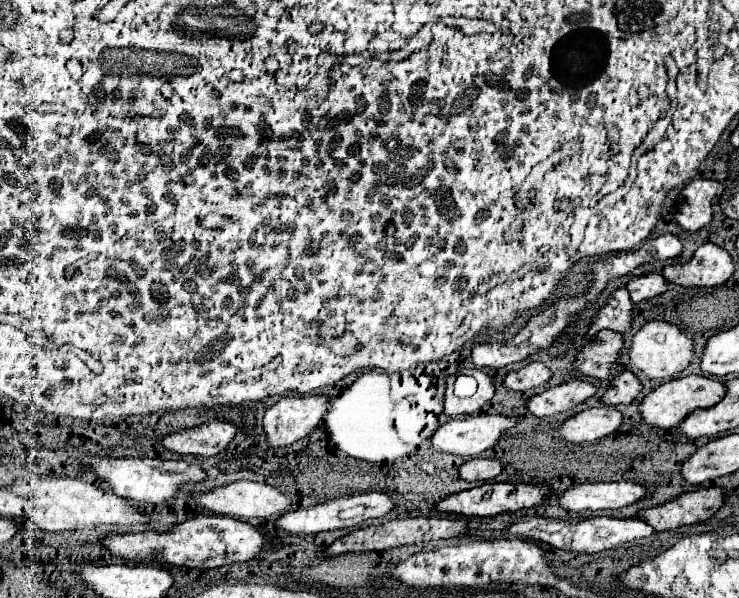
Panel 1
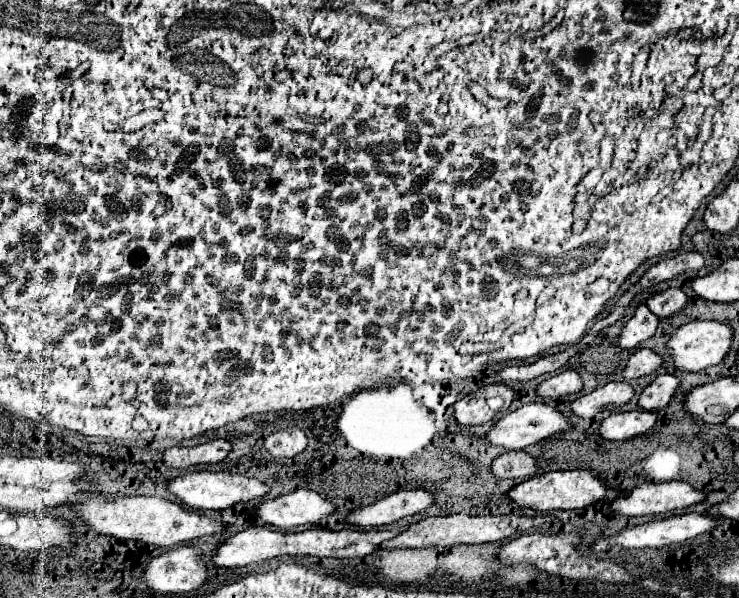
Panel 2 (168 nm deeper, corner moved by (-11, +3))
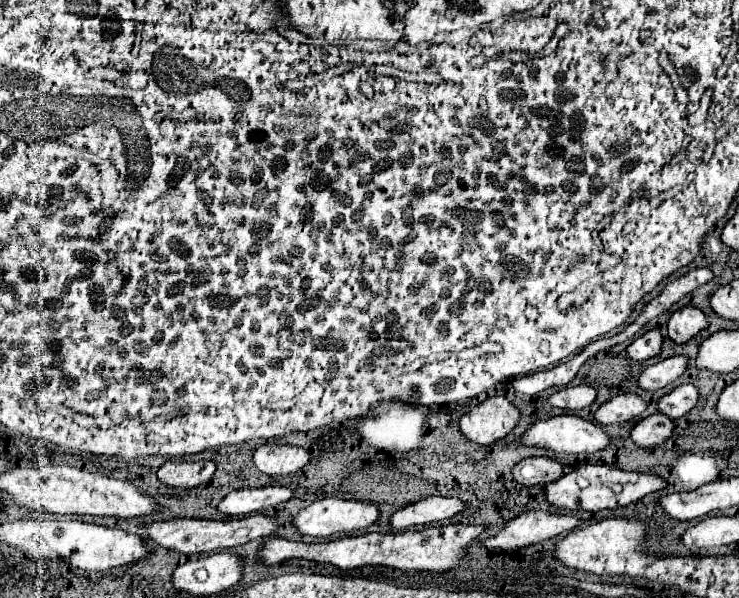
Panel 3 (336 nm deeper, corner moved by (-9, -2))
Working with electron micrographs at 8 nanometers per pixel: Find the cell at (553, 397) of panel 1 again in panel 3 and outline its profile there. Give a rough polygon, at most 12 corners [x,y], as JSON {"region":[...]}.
{"region":[[634,393],[606,401],[594,419],[626,423],[642,415],[646,401]]}

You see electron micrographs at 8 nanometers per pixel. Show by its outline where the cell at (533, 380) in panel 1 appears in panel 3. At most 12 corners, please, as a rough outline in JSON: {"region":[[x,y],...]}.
{"region":[[590,385],[564,387],[550,397],[550,405],[580,411],[596,399]]}

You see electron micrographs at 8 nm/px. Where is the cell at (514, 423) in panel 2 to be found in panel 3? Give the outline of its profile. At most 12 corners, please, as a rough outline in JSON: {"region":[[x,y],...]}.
{"region":[[576,415],[536,421],[524,445],[596,453],[612,437]]}

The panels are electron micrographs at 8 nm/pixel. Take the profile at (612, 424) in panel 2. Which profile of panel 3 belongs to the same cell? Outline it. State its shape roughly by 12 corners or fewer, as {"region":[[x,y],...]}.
{"region":[[654,413],[636,423],[630,437],[658,447],[674,433],[674,421]]}

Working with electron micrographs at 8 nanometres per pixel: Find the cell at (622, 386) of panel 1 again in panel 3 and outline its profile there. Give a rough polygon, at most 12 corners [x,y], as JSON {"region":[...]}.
{"region":[[680,385],[660,399],[658,409],[670,419],[696,407],[698,387]]}

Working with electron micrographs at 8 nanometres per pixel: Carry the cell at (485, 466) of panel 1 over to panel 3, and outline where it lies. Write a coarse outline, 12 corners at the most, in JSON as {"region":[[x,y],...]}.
{"region":[[522,459],[512,475],[522,485],[546,485],[564,475],[556,459]]}

